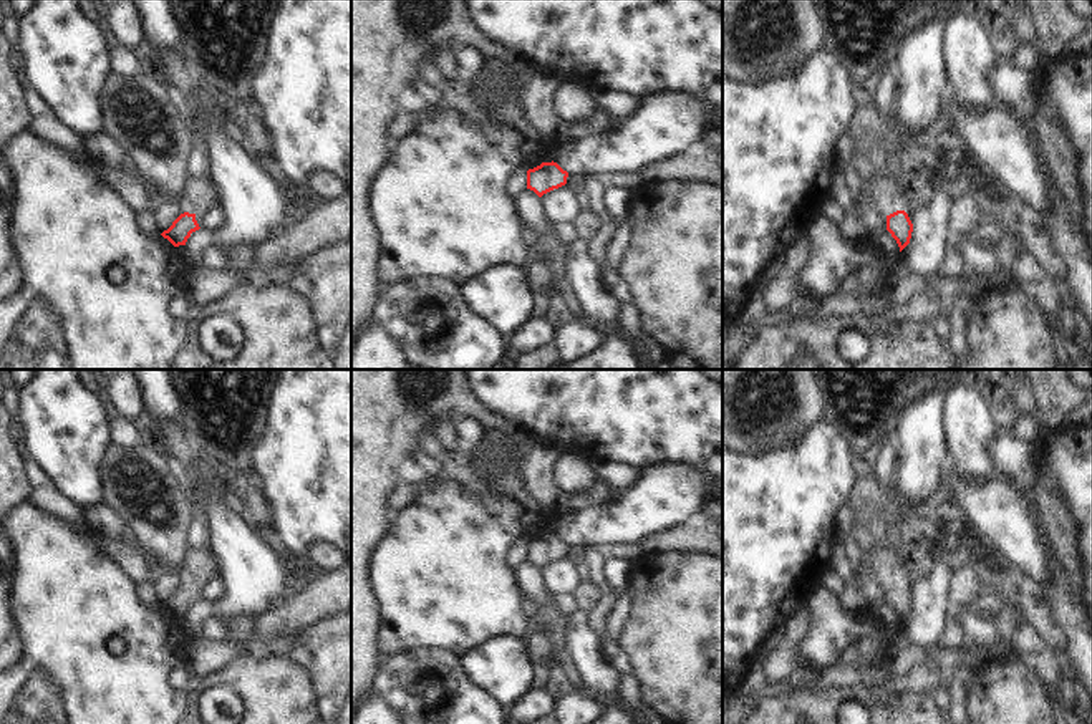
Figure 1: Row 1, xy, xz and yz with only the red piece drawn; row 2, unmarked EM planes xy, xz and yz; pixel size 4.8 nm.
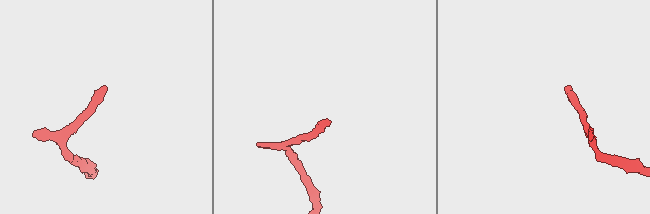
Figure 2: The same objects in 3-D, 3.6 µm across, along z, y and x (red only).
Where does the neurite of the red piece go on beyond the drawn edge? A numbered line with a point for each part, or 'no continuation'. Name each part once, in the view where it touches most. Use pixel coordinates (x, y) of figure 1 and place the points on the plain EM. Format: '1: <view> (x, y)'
1: yz (884, 564)

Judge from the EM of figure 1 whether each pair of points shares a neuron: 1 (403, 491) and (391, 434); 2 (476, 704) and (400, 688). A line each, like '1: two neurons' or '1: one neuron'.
1: two neurons
2: one neuron

